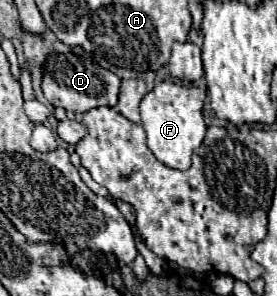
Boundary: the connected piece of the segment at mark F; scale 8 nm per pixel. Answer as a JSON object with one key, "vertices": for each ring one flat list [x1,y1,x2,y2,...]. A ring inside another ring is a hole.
{"vertices":[[171,81,155,85,155,89,143,97,141,125,147,133,147,147,163,165,179,171,191,167,191,155,203,143,207,131,201,115,203,101,205,101,205,89]]}

